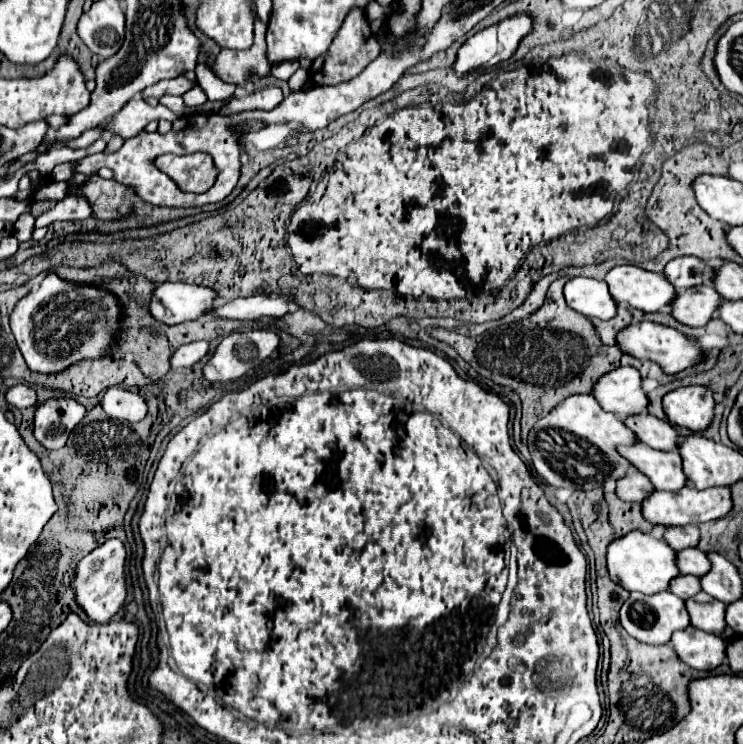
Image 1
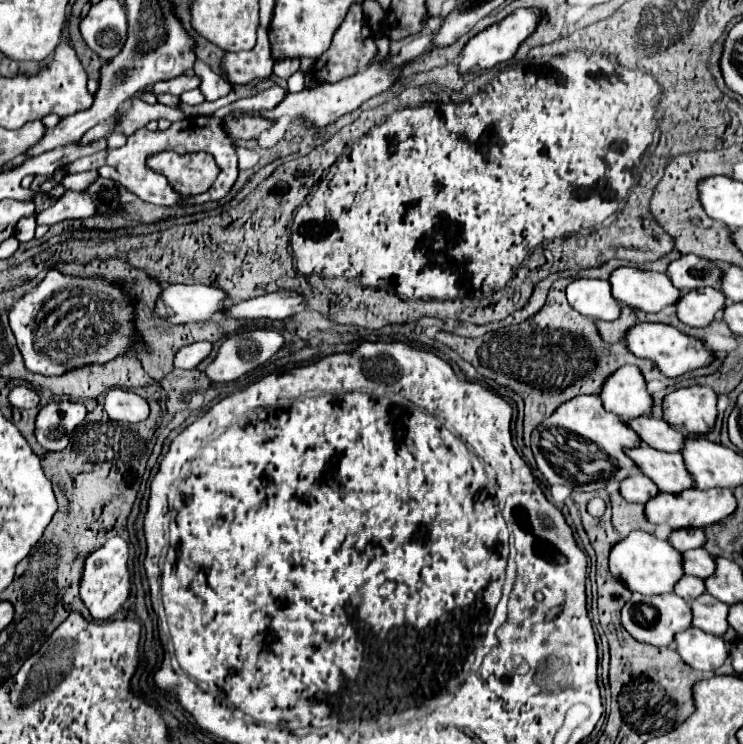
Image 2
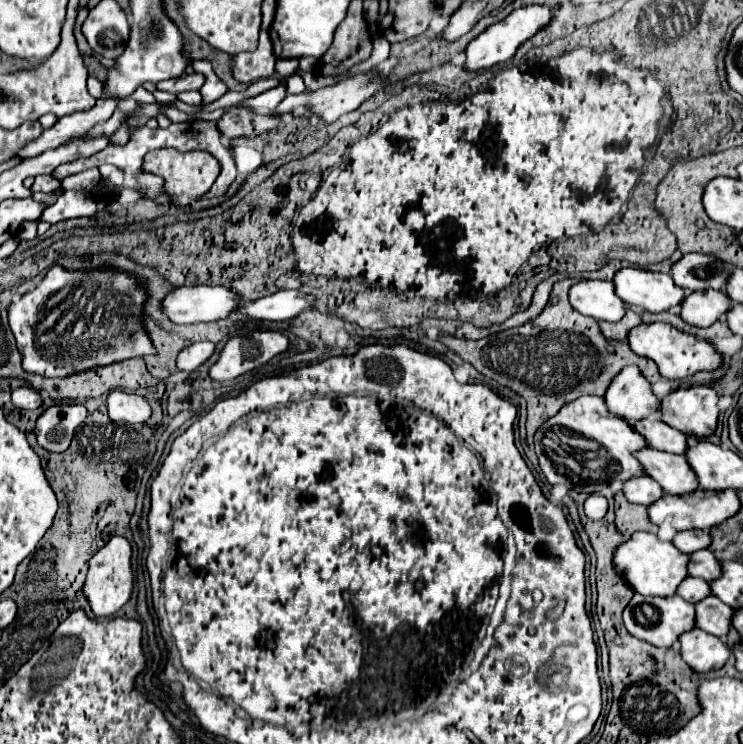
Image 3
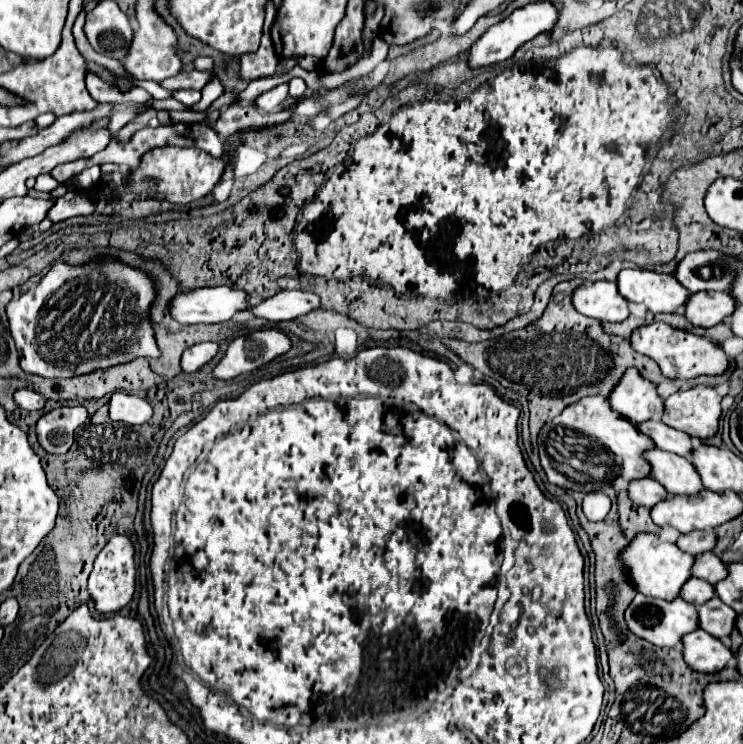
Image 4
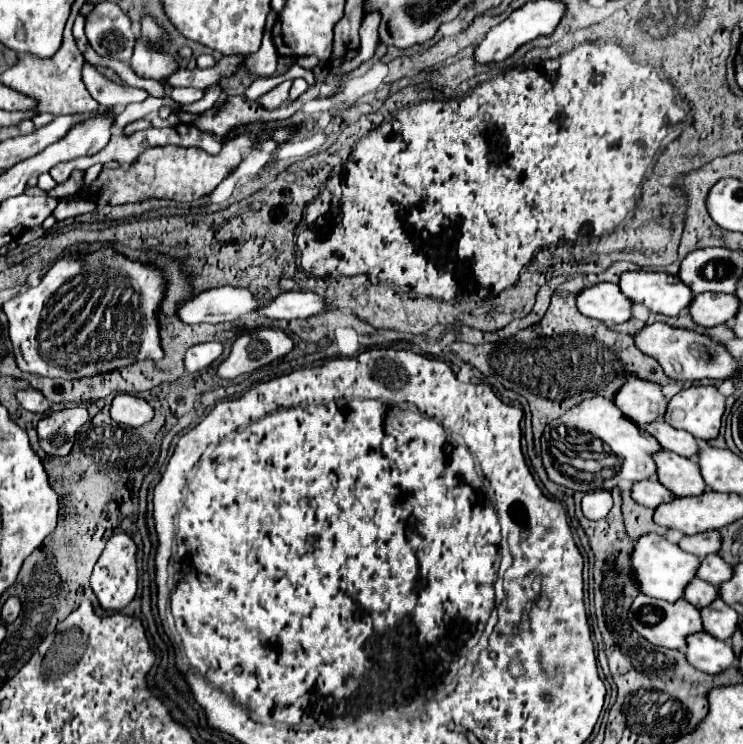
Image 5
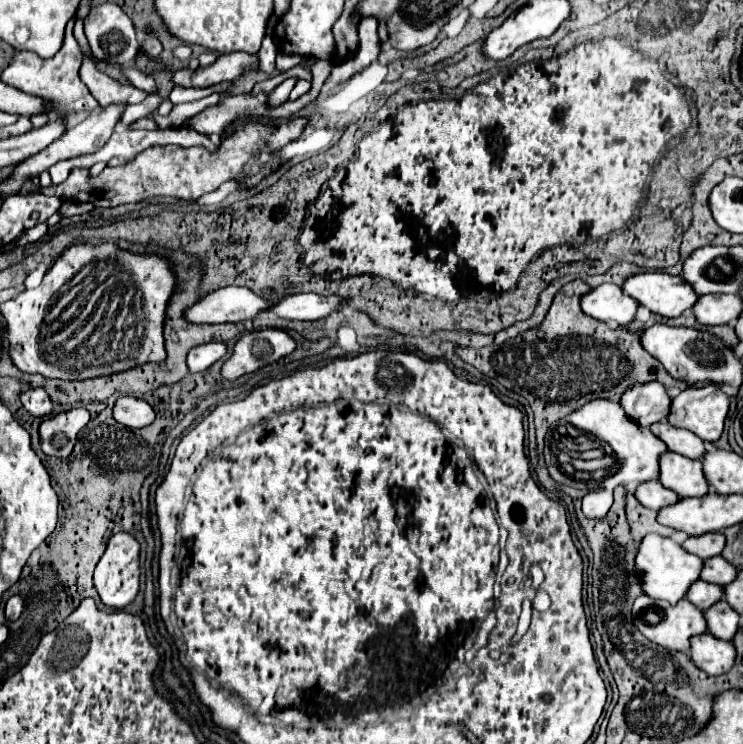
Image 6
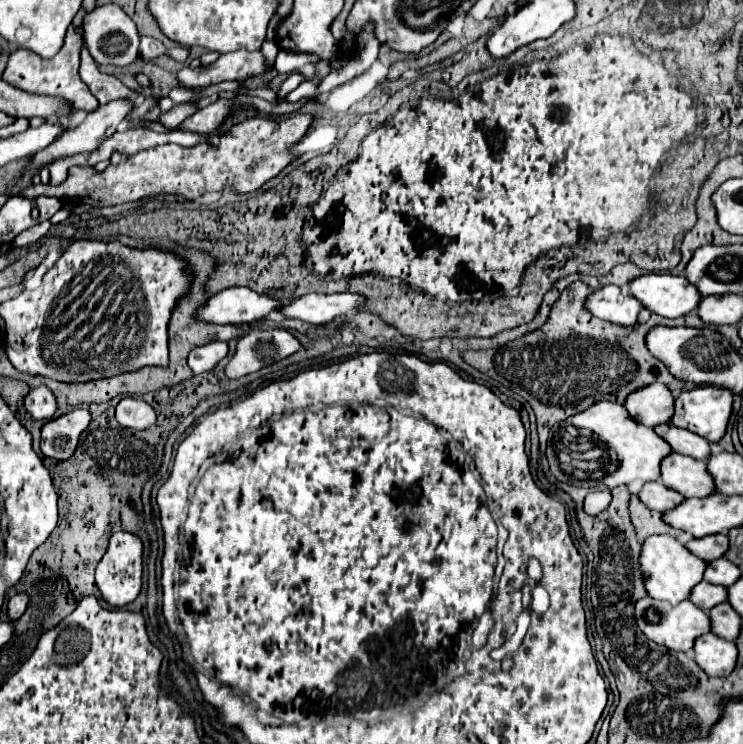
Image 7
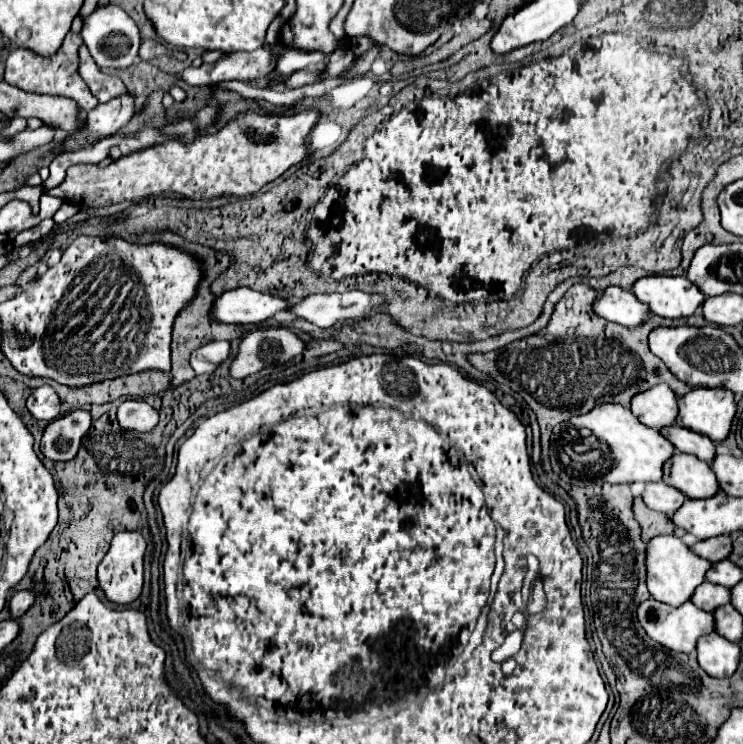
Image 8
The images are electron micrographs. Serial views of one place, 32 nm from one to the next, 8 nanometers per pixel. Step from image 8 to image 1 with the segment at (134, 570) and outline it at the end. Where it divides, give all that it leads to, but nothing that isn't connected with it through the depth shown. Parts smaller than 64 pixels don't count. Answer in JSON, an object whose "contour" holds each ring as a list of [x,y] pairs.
{"contour":[[[106,540],[102,546],[94,548],[88,556],[84,556],[74,570],[74,578],[70,588],[74,592],[76,604],[86,612],[92,622],[104,624],[120,610],[126,598],[126,582],[124,582],[124,562],[126,550],[120,540]]]}

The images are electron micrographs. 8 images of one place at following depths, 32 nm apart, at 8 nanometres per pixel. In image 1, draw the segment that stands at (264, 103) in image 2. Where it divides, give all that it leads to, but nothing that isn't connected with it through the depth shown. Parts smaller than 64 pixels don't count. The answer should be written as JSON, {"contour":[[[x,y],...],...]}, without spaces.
{"contour":[[[268,86],[262,90],[256,90],[254,94],[242,96],[242,98],[232,98],[226,106],[222,106],[218,110],[218,114],[228,116],[228,114],[236,114],[236,112],[244,112],[244,110],[272,110],[276,108],[276,104],[282,102],[282,90],[276,86]]]}

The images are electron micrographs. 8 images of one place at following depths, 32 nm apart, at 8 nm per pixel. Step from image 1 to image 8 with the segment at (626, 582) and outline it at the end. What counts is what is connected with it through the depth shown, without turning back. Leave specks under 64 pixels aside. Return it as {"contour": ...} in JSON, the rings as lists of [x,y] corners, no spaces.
{"contour":[[[654,536],[646,544],[646,586],[652,598],[666,602],[670,606],[680,606],[684,600],[690,600],[698,584],[704,582],[706,570],[712,566],[708,560],[696,556],[680,538],[676,536]]]}

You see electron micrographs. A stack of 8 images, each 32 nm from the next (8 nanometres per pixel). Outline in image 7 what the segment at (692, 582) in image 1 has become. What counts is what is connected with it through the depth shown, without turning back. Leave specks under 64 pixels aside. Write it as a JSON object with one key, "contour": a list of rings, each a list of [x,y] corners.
{"contour":[[[698,582],[688,598],[692,604],[696,604],[698,608],[702,608],[704,612],[708,612],[708,608],[720,604],[726,600],[726,588],[724,586],[716,586],[716,584],[708,584],[708,582]]]}

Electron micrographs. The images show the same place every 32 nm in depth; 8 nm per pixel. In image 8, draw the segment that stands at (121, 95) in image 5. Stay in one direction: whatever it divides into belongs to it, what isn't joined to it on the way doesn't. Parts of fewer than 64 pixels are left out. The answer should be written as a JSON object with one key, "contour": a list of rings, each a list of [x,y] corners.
{"contour":[[[80,46],[80,76],[88,84],[90,92],[98,98],[98,102],[108,102],[112,98],[118,98],[120,94],[128,94],[126,86],[120,82],[118,76],[104,74],[96,62],[92,60],[88,48]]]}

